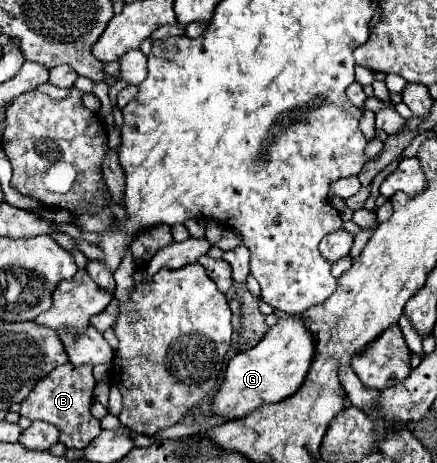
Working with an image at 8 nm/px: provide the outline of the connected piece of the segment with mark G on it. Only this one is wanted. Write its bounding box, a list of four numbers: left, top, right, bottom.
[210,314,314,420]

